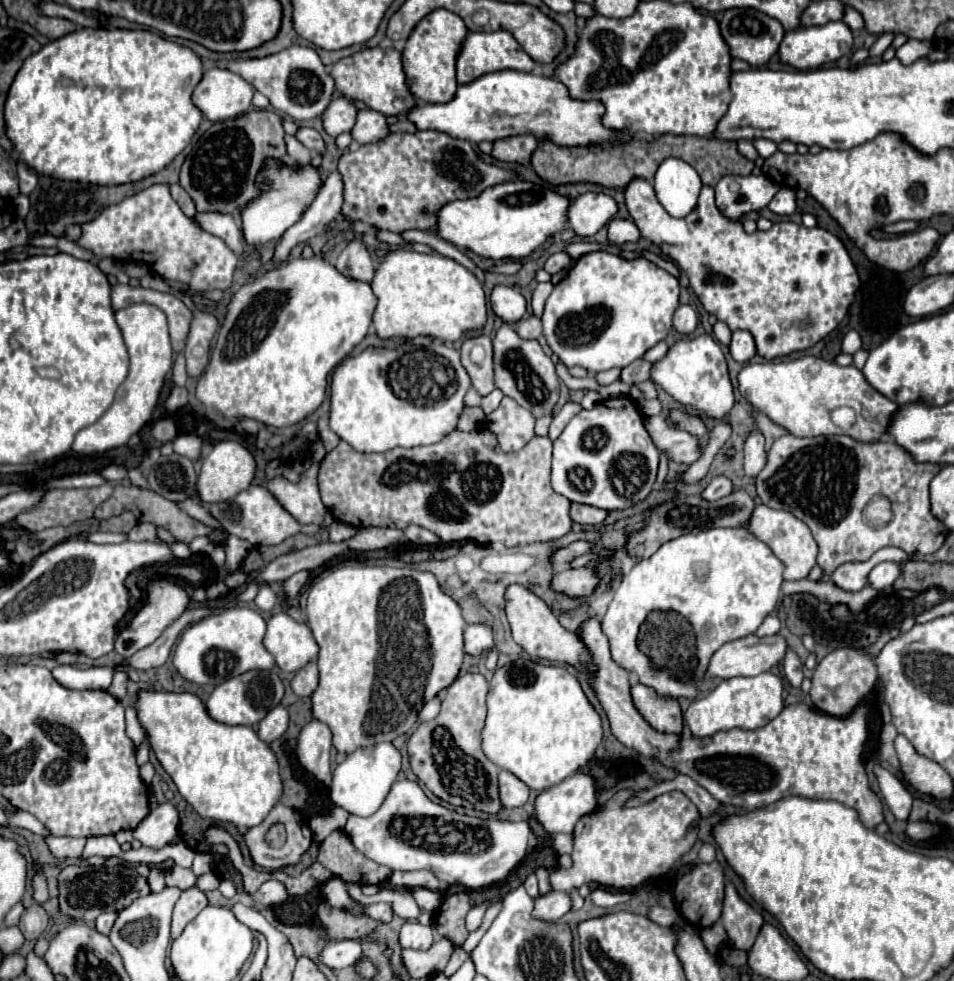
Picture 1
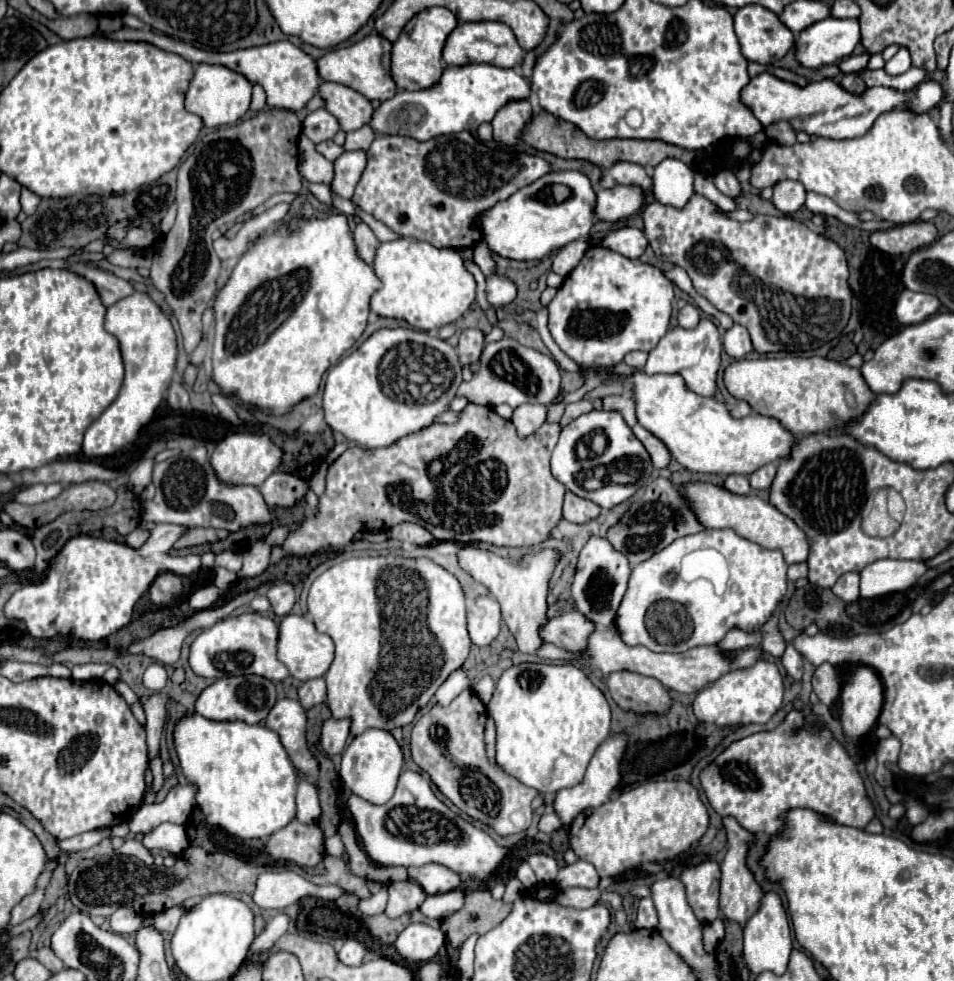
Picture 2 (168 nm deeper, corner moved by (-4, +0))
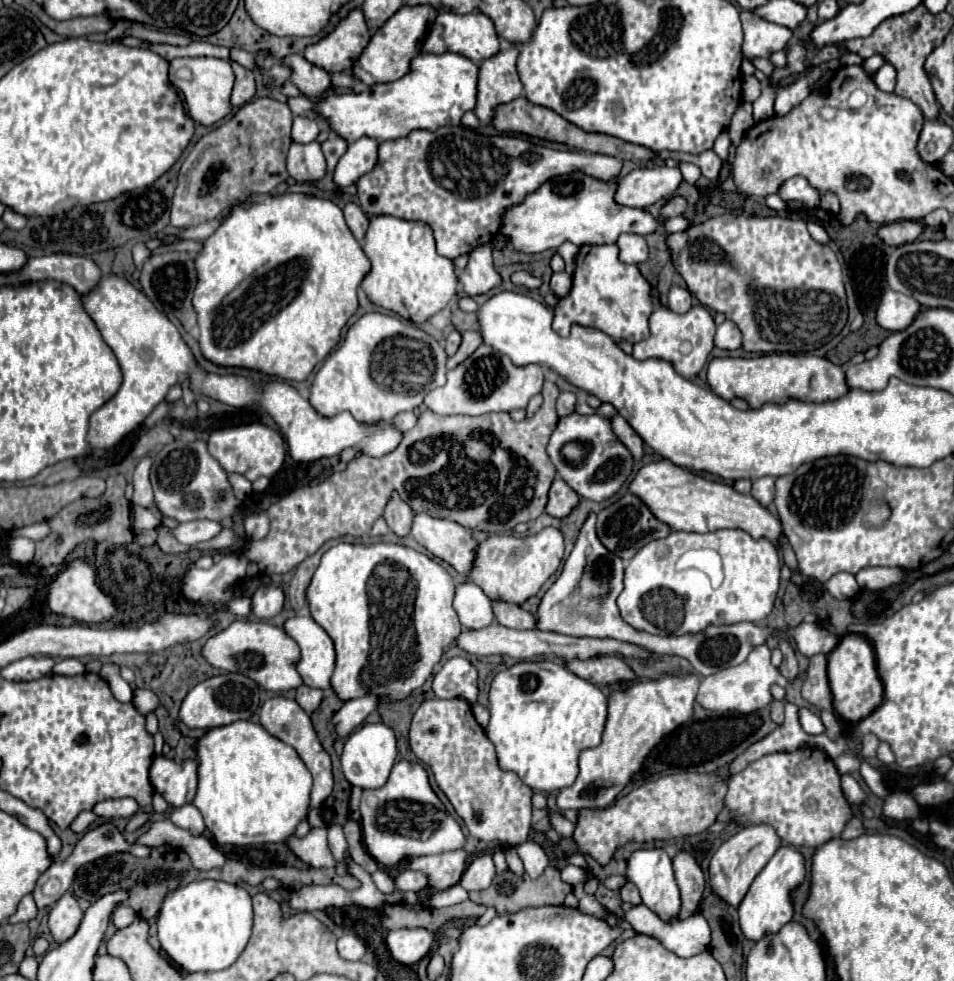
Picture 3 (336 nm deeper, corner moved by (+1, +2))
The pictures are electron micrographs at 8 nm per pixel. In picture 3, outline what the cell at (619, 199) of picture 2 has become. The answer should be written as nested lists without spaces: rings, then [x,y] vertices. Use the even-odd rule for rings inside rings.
[[[654,166],[630,172],[618,182],[616,202],[632,208],[646,208],[658,200],[672,198],[682,182],[678,168]]]

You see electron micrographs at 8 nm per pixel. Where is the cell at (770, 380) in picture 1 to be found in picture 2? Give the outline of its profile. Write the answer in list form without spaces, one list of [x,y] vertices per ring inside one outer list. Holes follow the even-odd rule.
[[[795,352],[737,360],[725,370],[725,386],[735,398],[745,400],[757,414],[773,414],[773,418],[787,430],[793,430],[793,434],[829,432],[829,426],[837,426],[837,422],[861,418],[861,410],[873,402],[873,392],[859,368],[839,364],[827,357],[803,357]]]

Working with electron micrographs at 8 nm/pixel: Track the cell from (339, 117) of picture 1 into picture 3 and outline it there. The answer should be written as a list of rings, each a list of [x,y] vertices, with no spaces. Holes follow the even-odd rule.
[[[294,116],[294,122],[292,122],[292,140],[294,142],[300,142],[300,144],[314,142],[318,132],[320,132],[320,128],[314,120],[310,120],[306,116]]]

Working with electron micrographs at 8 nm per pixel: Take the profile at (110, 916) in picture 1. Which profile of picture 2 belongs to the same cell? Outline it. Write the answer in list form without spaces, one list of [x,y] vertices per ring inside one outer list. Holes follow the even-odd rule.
[[[117,908],[109,918],[111,930],[117,934],[133,934],[141,926],[141,916],[129,908]]]

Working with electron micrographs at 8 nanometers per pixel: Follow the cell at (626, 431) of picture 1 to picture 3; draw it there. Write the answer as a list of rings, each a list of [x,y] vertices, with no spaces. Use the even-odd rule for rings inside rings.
[[[572,414],[572,416],[564,416],[560,418],[554,434],[550,436],[550,444],[548,444],[548,456],[552,460],[552,464],[558,470],[558,476],[574,490],[578,492],[582,498],[588,500],[604,500],[614,496],[622,484],[628,480],[628,476],[632,474],[632,454],[624,448],[624,444],[620,444],[620,440],[614,436],[612,428],[610,428],[610,420],[602,418],[598,414],[592,416],[580,416],[580,414]],[[566,442],[578,442],[586,448],[586,456],[584,462],[574,466],[570,464],[564,456],[562,456],[562,446]]]

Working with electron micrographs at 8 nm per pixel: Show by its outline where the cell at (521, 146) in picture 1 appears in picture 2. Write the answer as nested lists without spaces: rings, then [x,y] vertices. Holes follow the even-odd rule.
[[[529,100],[509,102],[495,114],[495,118],[491,122],[493,138],[499,144],[515,146],[521,140],[521,130],[525,130],[525,126],[529,126],[529,118],[533,118]]]

